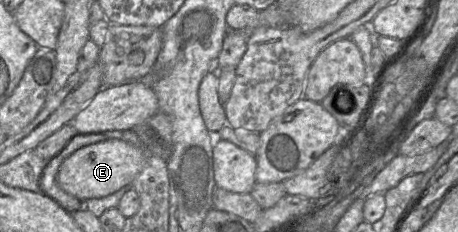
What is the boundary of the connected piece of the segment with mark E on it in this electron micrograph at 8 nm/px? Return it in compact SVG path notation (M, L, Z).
M110 139L91 144L76 150L63 161L57 173L59 186L80 201L103 198L125 186L142 171L147 161L147 153L142 147L128 142Z

